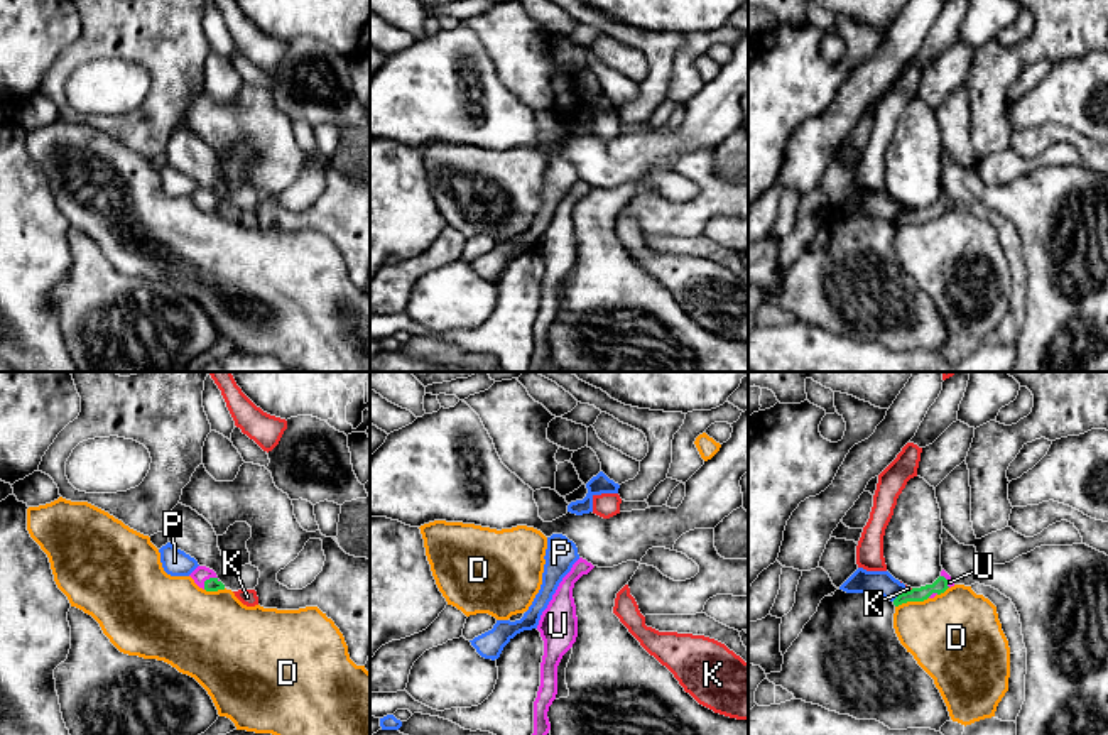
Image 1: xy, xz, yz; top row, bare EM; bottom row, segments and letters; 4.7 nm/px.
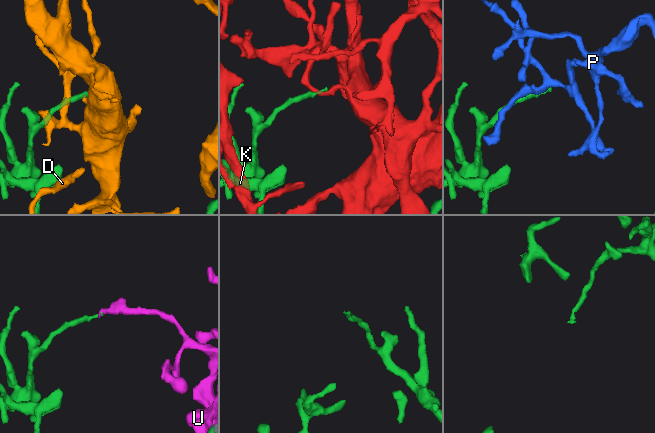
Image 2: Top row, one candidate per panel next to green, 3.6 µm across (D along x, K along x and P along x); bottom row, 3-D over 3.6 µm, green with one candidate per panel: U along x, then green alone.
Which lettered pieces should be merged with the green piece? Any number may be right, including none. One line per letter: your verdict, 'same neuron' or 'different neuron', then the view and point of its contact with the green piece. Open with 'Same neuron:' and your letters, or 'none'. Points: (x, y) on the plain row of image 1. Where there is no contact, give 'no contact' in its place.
Same neuron: U
D: different neuron; contact yz (911, 222)
K: different neuron; contact yz (911, 212)
P: different neuron; contact yz (901, 215)
U: same neuron; contact xy (206, 201)

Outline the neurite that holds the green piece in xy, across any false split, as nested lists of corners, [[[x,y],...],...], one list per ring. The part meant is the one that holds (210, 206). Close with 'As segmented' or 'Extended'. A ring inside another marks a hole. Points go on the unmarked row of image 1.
[[[198,188],[189,198],[206,213],[225,211],[225,206],[218,201],[216,194],[206,188]]]. Extended

